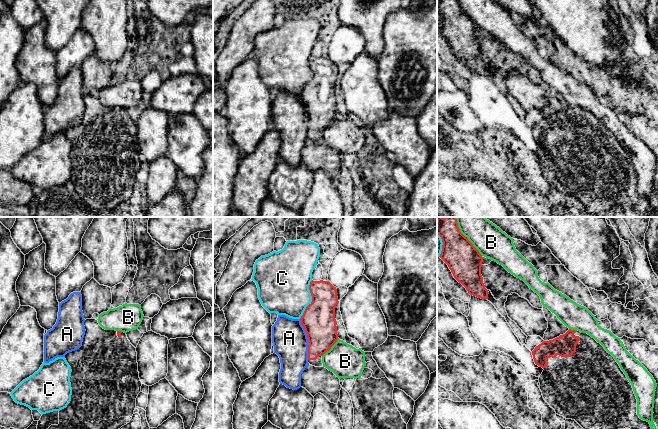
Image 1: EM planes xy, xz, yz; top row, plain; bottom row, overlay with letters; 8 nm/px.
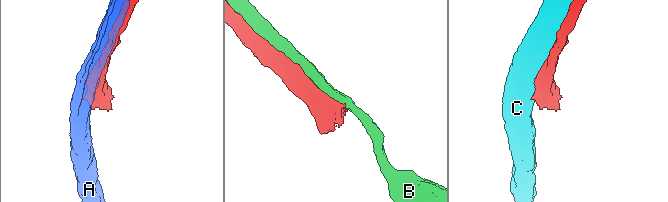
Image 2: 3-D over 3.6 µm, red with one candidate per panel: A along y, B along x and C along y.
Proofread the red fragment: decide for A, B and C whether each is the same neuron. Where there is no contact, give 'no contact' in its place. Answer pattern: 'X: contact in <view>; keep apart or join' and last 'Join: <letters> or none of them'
A: contact in xz; keep apart
B: contact in yz; keep apart
C: contact in xz; keep apart
Join: none of them

